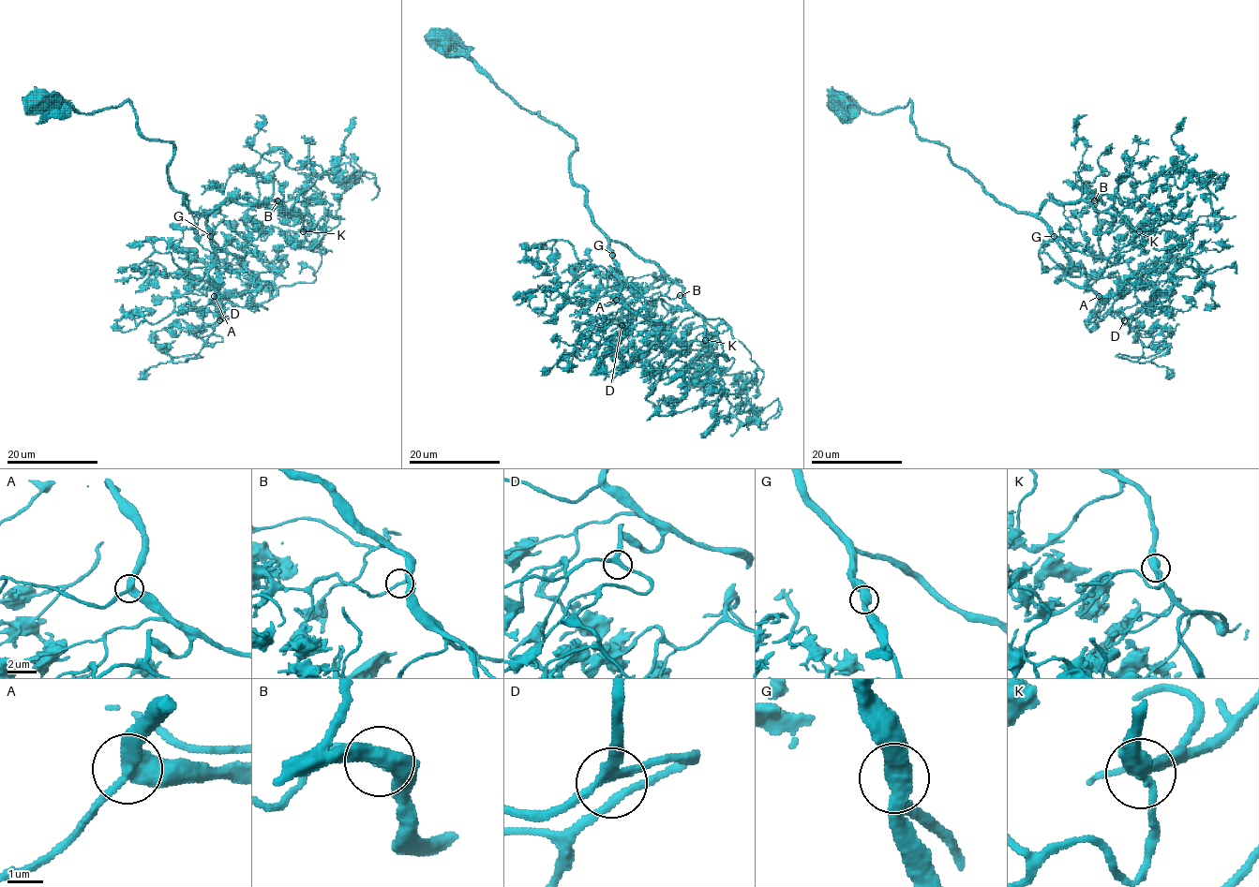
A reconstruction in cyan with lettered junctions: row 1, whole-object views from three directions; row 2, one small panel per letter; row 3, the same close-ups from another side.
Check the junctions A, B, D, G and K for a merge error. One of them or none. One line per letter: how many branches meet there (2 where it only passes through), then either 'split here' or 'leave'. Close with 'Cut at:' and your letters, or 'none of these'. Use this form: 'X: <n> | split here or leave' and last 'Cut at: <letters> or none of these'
A: 3 | leave
B: 2 | leave
D: 3 | leave
G: 2 | leave
K: 3 | leave
Cut at: none of these

